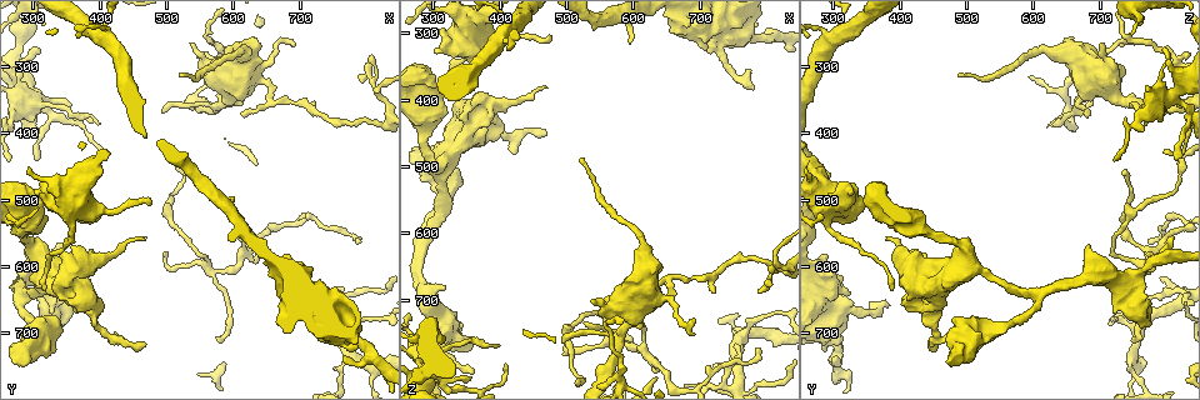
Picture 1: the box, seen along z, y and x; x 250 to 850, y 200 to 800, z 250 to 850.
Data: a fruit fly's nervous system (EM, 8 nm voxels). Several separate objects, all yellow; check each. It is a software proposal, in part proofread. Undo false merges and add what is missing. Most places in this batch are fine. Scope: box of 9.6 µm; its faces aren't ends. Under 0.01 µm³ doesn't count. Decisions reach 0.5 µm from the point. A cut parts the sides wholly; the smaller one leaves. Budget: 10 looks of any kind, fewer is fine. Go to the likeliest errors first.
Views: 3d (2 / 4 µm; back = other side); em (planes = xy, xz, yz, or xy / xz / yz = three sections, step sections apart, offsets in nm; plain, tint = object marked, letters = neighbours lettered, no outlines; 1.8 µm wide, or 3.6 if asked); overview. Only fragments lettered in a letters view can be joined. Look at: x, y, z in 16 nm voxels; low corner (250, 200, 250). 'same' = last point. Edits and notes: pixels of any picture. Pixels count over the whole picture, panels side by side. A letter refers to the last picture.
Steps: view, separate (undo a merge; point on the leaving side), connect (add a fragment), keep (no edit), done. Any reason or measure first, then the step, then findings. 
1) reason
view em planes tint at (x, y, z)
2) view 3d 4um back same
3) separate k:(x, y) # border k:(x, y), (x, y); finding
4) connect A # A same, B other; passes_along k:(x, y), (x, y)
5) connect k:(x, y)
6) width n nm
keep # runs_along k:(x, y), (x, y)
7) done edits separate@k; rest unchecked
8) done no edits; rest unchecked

calibre changes
view 3d 4um at (355, 520, 290)

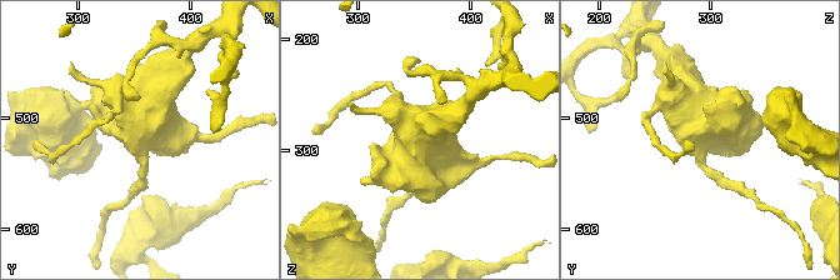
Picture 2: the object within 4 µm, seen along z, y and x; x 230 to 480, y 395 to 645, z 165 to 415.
view em 3.6um xy step 16 tint at (356, 522, 292)

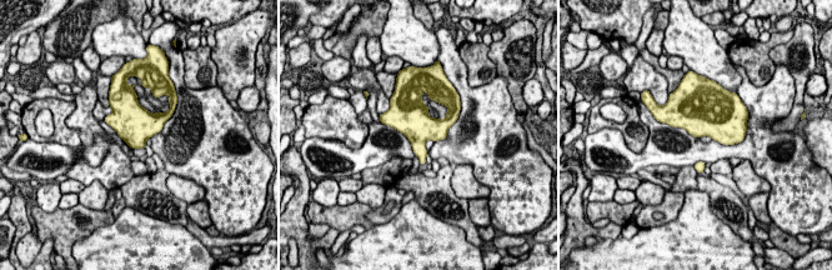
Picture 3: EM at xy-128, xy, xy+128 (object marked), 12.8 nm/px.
cut it another way
view em 3.6um planes letters same

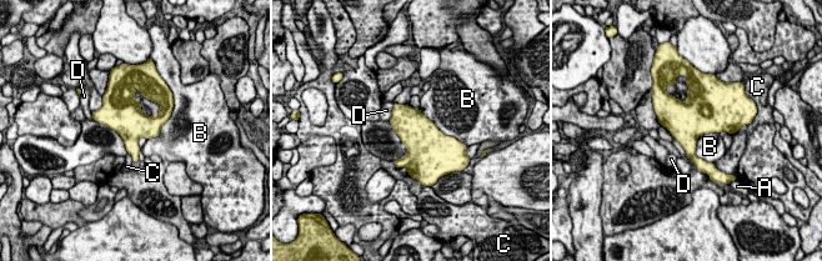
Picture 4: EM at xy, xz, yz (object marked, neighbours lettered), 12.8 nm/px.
width 440 nm
keep # A other, B other, C other, D other; border 4:(717, 131), (697, 139), (698, 159); one neuron here

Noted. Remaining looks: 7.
abrupt turn
view em xy step 16 tint at (300, 350, 805)

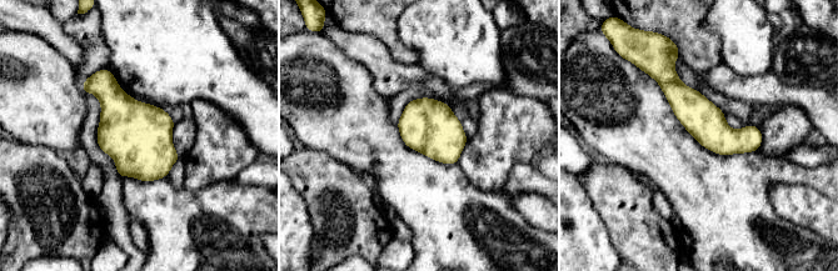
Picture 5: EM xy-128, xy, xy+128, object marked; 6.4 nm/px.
view em xy step 16 letters same

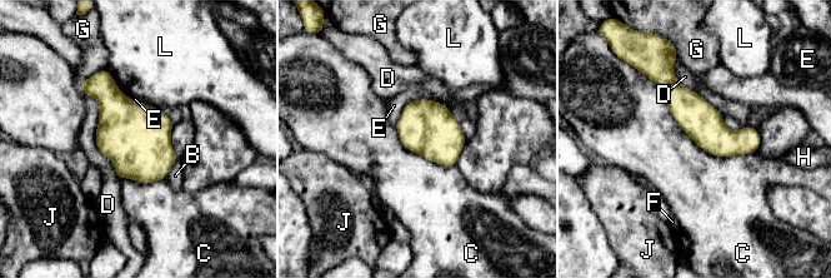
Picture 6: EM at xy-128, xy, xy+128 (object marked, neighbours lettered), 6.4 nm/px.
keep # B other, C other, D other, E other, F other, G other, H other, J other, L other; all the same neuron

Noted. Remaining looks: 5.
view em planes tint at (560, 605, 765)

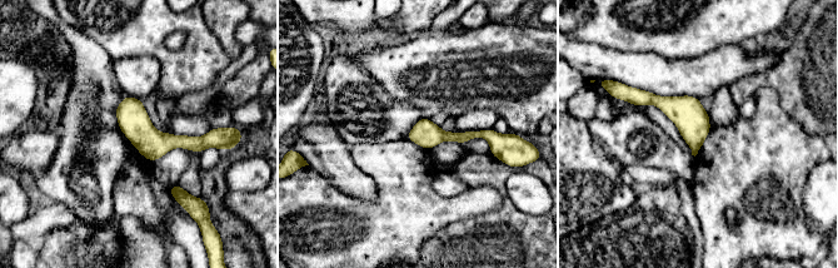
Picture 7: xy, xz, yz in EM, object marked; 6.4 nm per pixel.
what lies round it
view em planes letters same

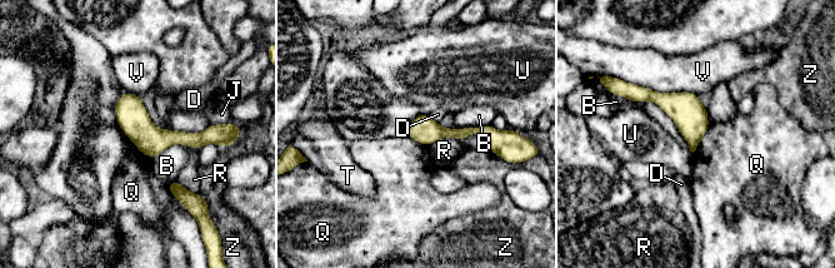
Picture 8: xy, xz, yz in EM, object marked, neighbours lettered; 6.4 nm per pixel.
keep # B other, D other, J other, Q other, R other, T other, U other, V other, Z other; border 8:(710, 123), (693, 153); all the same neuron

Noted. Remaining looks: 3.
thin end
view 3d 4um at (785, 655, 385)

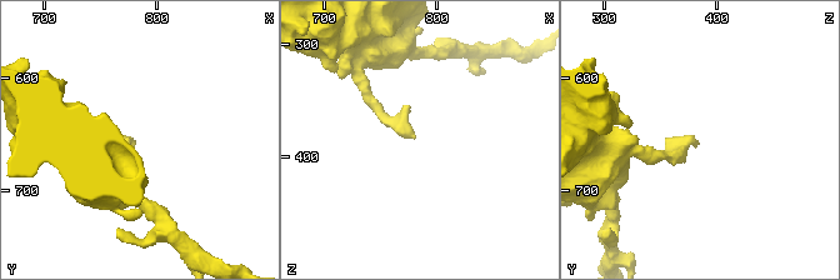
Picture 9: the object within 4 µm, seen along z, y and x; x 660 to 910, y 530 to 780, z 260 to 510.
need the tissue
view em xz step 8 letters at (782, 658, 384)

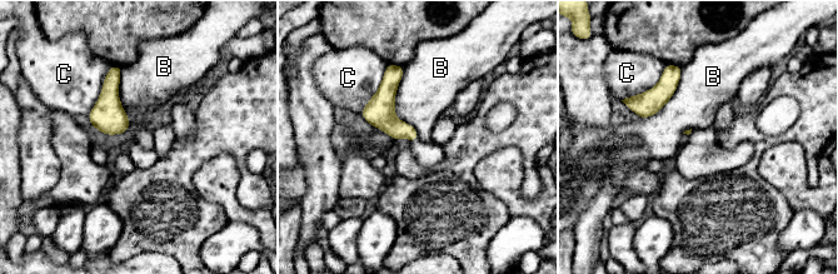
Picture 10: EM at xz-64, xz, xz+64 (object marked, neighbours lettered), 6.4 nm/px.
view em planes letters same

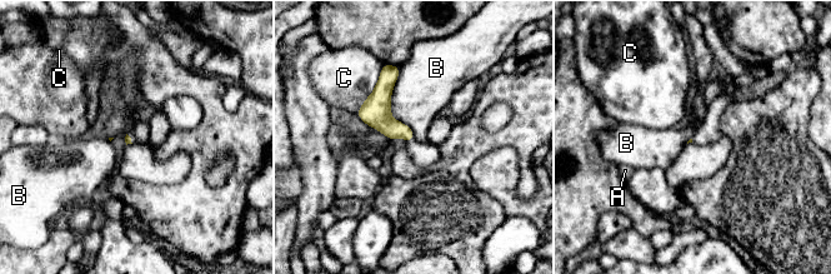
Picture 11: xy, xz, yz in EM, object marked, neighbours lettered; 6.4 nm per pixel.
keep # A other, B other, C other; border 11:(399, 66), (391, 115), (415, 138); none of them fits

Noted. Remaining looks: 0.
done no edits; rest unchecked

